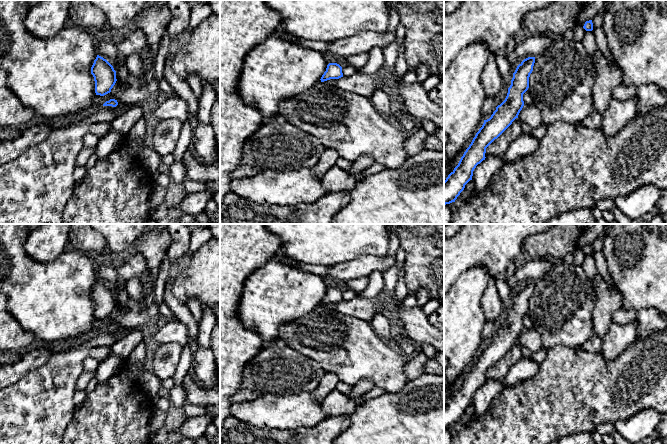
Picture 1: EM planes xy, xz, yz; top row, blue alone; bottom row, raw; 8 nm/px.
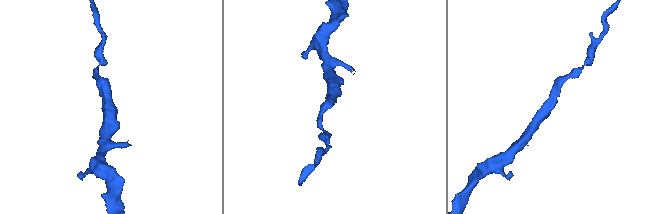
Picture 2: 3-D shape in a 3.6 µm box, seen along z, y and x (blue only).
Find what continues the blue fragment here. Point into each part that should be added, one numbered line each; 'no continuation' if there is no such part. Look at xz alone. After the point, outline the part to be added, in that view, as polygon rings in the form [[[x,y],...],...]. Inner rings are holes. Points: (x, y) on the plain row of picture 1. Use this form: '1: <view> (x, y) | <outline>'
no continuation

